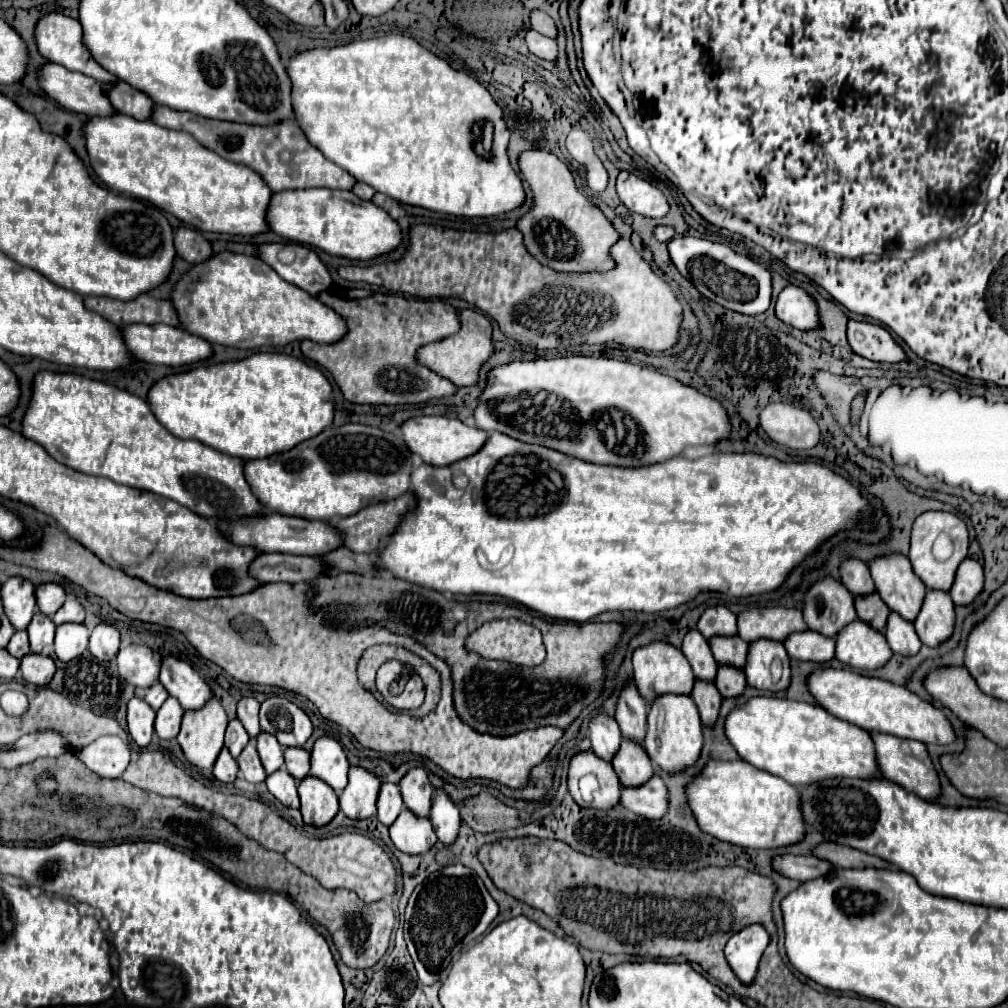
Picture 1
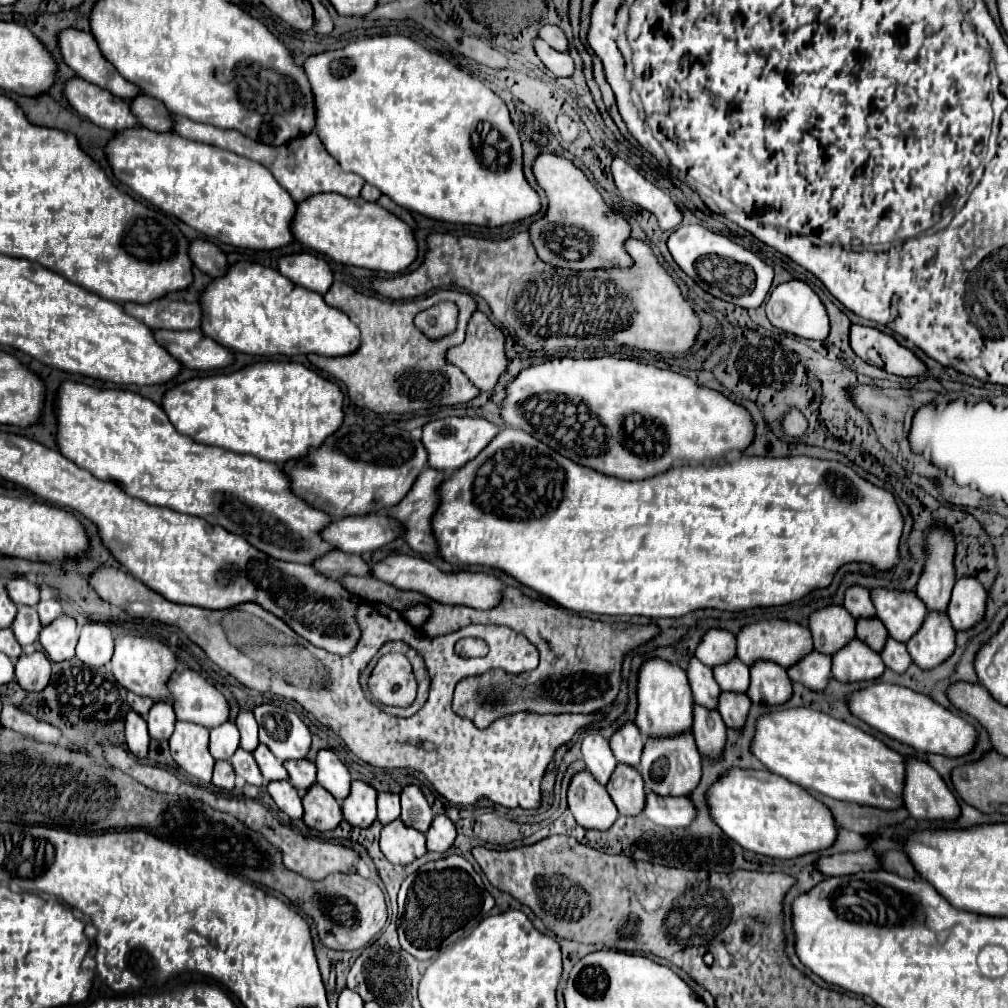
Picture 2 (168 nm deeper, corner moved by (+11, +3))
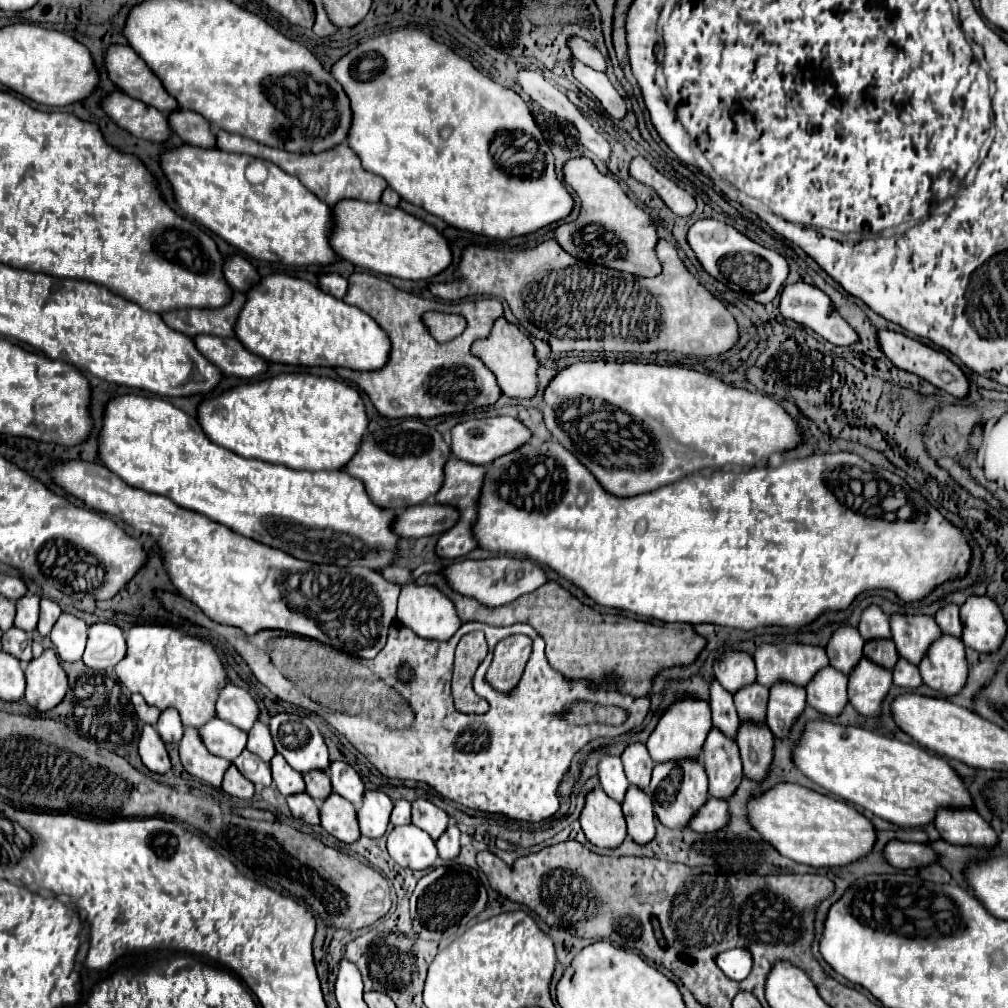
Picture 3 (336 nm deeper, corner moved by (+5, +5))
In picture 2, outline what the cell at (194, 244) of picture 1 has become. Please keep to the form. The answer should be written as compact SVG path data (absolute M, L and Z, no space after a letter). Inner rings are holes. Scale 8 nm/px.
M195 240L191 242L189 246L189 254L191 254L191 260L193 264L209 274L211 278L217 278L217 276L223 276L229 268L229 262L227 262L227 254L223 250L219 250L213 242L207 242L207 240Z

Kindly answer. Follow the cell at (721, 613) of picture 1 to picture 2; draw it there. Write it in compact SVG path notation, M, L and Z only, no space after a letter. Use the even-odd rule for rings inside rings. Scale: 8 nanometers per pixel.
M709 630L695 652L697 660L701 660L709 668L715 668L721 662L727 664L729 660L733 660L735 654L737 654L737 642L735 636L727 630Z

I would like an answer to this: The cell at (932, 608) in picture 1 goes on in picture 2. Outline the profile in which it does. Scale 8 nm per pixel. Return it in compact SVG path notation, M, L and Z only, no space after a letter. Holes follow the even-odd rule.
M931 612L927 616L927 620L923 622L921 630L907 642L907 652L921 670L933 670L939 664L943 664L955 652L955 632L953 632L953 626L951 626L947 614Z

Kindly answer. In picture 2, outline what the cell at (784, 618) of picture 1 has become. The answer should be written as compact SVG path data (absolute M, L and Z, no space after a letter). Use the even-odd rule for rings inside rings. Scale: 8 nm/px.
M785 620L755 622L743 628L737 636L737 658L747 666L753 664L753 660L773 660L775 664L781 664L781 668L791 668L791 664L797 664L797 660L805 658L809 652L813 652L811 632L799 624Z

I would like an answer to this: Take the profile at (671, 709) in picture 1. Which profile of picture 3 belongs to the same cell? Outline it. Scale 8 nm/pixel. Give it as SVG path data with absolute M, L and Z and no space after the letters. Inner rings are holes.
M681 758L675 762L661 762L655 764L653 768L653 778L649 784L649 790L653 806L655 806L655 816L667 826L667 828L683 828L687 826L691 814L703 806L707 800L707 774L697 758Z

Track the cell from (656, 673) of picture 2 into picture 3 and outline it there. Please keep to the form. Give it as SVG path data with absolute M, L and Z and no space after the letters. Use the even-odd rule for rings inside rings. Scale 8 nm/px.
M683 696L675 700L659 718L655 730L647 740L647 750L653 762L667 762L675 758L699 758L703 742L707 738L707 730L711 730L711 712L709 704L701 698Z

